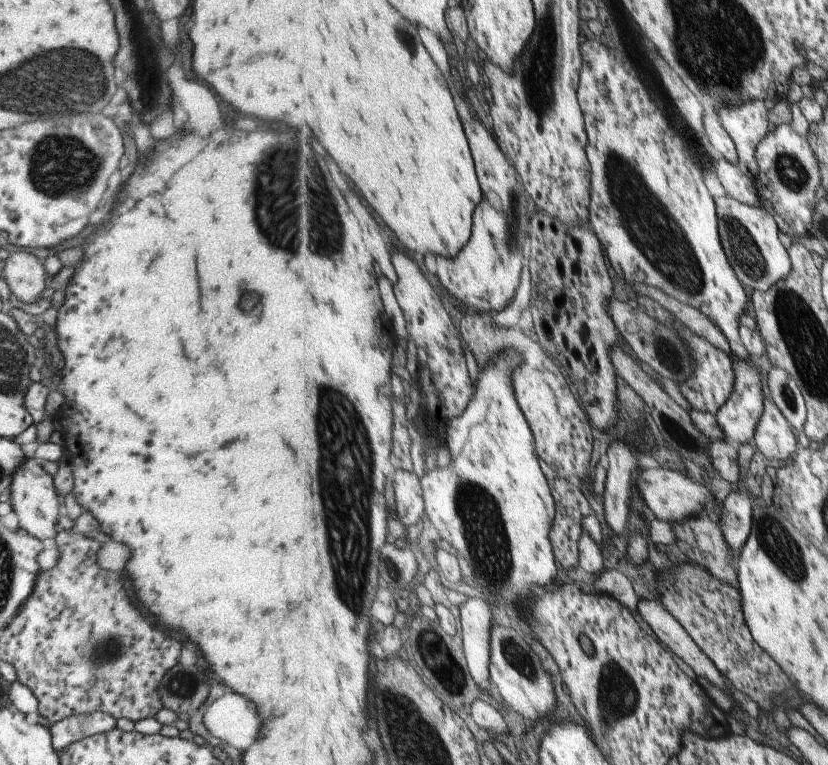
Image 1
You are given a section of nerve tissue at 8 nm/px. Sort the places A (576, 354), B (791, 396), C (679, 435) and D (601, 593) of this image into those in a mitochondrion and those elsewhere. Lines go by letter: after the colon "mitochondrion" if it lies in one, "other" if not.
A: other
B: mitochondrion
C: mitochondrion
D: other

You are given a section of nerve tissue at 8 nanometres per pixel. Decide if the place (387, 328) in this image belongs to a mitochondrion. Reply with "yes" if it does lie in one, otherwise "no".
no

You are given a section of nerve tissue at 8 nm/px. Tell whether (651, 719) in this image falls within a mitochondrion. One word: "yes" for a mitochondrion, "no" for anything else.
no

